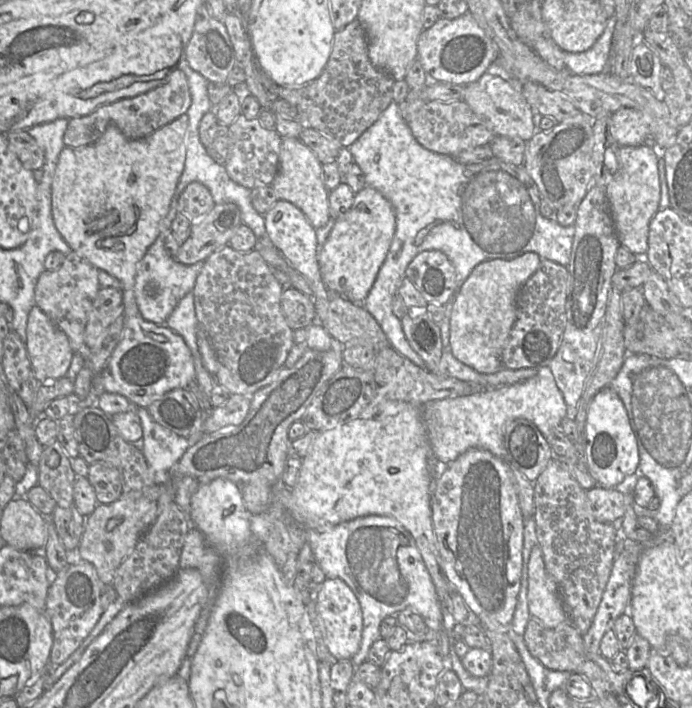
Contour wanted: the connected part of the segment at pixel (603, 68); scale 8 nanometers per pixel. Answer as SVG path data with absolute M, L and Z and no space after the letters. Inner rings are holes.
M611 16L597 41L584 52L565 52L564 62L573 74L583 76L609 71L609 57L616 16Z

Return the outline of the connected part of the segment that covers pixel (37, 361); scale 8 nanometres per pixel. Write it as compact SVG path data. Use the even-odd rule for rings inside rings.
M36 305L28 315L25 347L36 379L42 384L66 376L74 351L66 334Z

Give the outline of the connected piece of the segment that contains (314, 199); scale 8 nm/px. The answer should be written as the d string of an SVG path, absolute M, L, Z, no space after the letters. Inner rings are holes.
M282 137L279 162L279 172L271 184L278 200L286 200L298 207L315 229L324 226L331 216L329 213L330 191L324 183L323 164L298 138L287 137Z

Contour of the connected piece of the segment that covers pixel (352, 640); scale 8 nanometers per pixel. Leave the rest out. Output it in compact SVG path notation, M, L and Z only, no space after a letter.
M339 578L326 579L319 585L315 599L318 640L323 640L336 660L350 660L357 653L362 637L363 617L359 601L350 587Z

